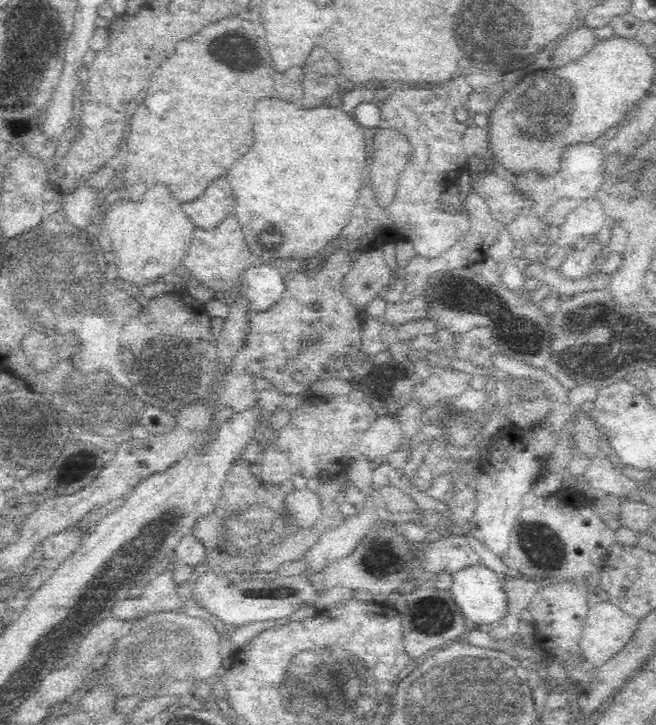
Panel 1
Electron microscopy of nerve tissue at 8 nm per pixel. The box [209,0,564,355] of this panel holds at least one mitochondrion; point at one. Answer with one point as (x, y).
(498, 35)

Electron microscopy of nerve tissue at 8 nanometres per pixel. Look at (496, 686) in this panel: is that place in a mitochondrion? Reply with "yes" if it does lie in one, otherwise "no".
yes

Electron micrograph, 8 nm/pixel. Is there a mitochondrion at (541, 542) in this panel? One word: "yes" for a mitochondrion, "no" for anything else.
yes

